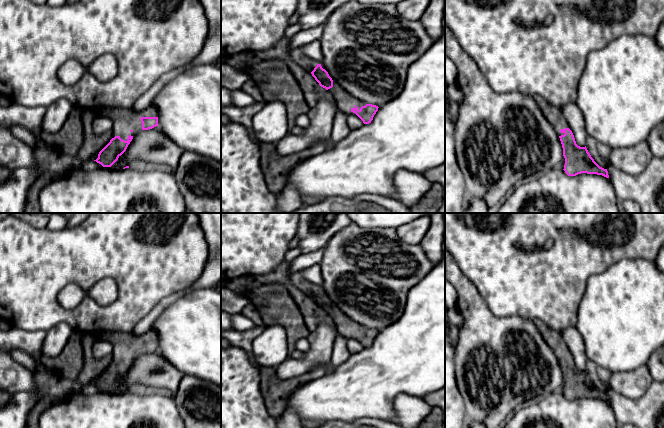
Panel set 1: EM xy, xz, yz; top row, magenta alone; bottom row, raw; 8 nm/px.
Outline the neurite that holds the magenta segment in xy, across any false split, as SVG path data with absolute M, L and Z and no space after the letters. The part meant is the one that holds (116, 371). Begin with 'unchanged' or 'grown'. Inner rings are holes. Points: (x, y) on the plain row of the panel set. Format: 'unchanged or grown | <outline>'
grown | M153 327L142 335L135 335L132 332L110 332L100 337L107 339L113 345L112 363L94 384L103 391L111 391L126 375L137 357L158 350L158 335Z

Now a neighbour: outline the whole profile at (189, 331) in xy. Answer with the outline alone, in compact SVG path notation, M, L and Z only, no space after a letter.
M200 288L167 307L152 326L158 335L158 351L186 375L221 387L221 292Z

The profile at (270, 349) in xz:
M280 324L265 327L252 342L251 358L261 368L273 368L289 358L286 331Z

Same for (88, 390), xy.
M96 385L83 386L81 391L85 396L91 396L97 393L104 392L101 388L97 387Z

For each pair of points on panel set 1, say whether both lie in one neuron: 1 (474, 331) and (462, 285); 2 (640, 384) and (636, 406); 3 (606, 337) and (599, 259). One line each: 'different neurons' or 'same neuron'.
1: same neuron
2: different neurons
3: different neurons

